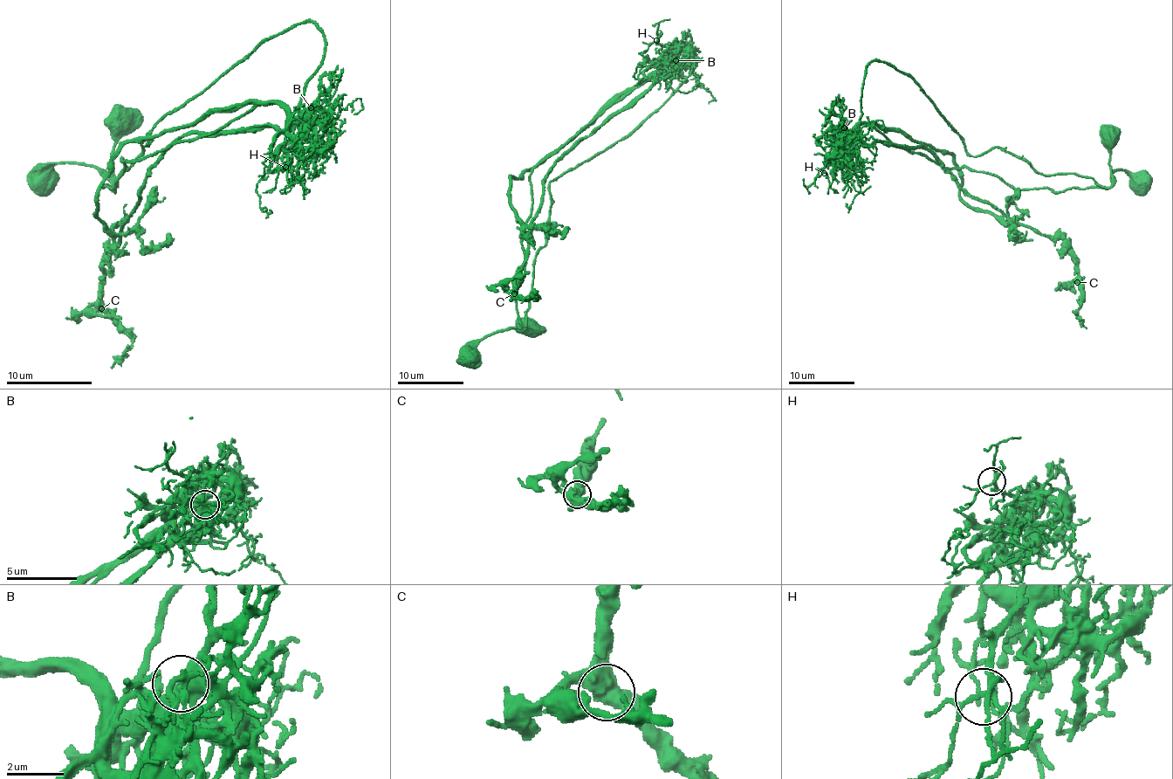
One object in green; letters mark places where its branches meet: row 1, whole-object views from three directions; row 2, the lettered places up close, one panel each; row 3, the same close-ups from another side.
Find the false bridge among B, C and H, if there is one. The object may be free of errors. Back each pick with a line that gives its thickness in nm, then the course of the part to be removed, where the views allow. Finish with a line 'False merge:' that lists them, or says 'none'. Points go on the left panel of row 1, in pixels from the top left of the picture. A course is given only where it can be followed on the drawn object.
B: calibre 420 nm; course (312, 107), (294, 113), (324, 53), (312, 22), (269, 37), (168, 113), (116, 184), (112, 146), (138, 109)
False merge: B

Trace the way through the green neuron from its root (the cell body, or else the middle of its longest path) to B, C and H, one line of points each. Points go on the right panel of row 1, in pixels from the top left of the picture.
B: (1140, 182), (1116, 169), (1107, 188), (1014, 189), (911, 154), (874, 125), (843, 127)
C: (1140, 182), (1116, 169), (1107, 188), (1014, 189), (874, 125), (948, 152), (970, 206), (1062, 239), (1077, 282)
H: (1140, 182), (1116, 169), (1107, 188), (1014, 189), (987, 173), (944, 168), (863, 123), (828, 155), (824, 173)

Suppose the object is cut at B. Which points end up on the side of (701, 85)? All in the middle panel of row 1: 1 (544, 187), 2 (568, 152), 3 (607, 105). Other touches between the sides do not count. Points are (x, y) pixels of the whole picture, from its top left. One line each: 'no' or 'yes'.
1: no
2: no
3: yes

